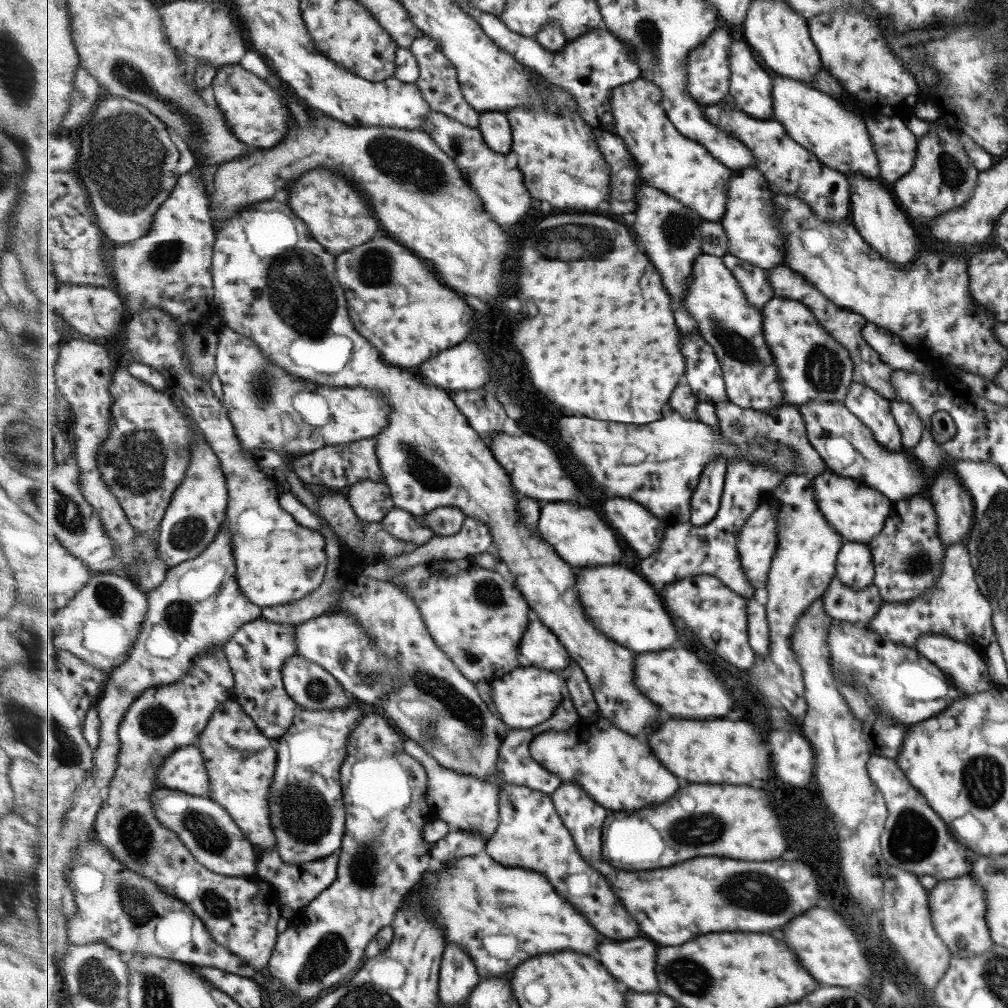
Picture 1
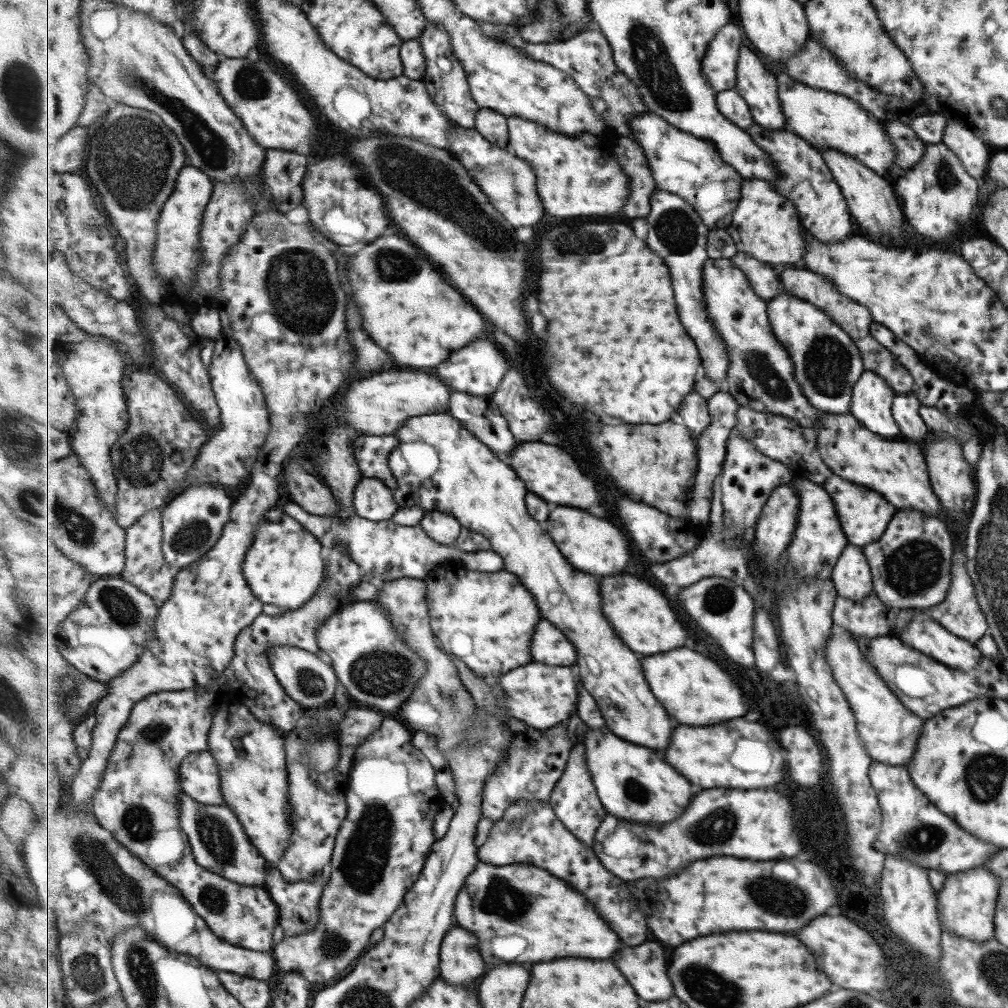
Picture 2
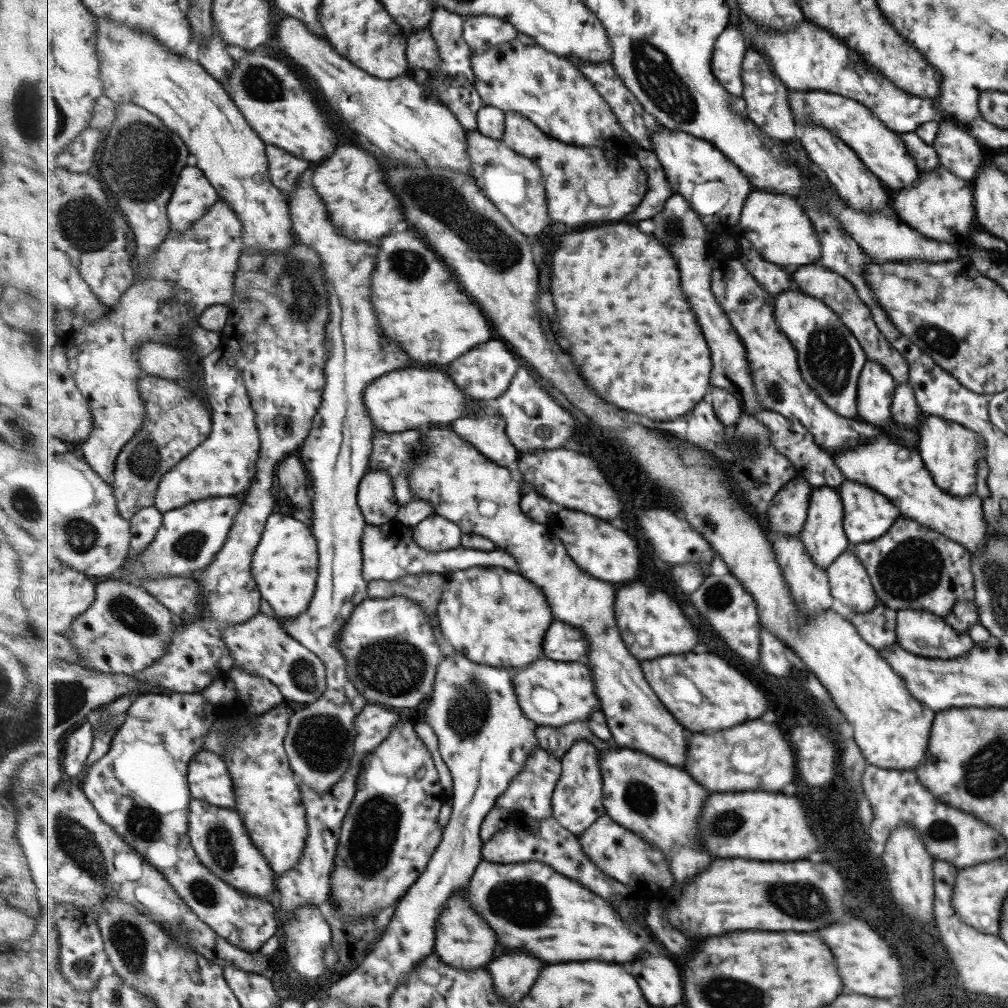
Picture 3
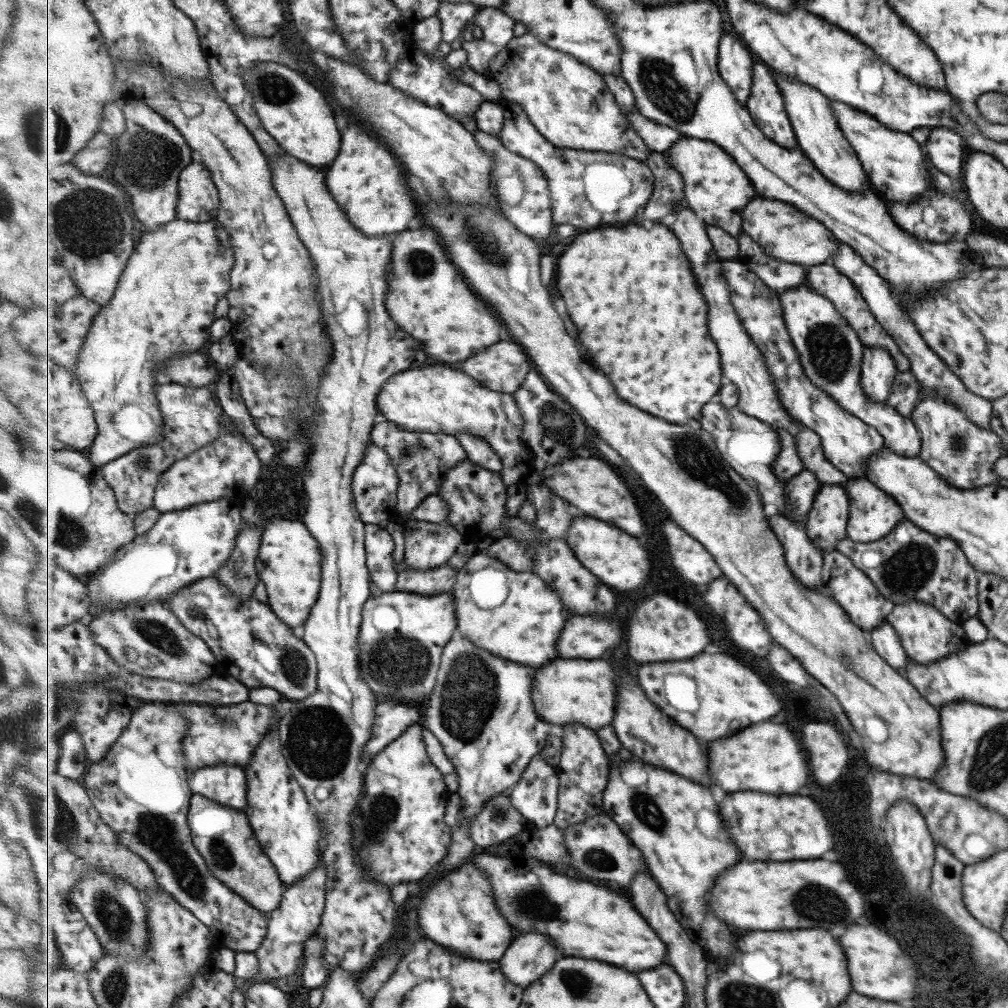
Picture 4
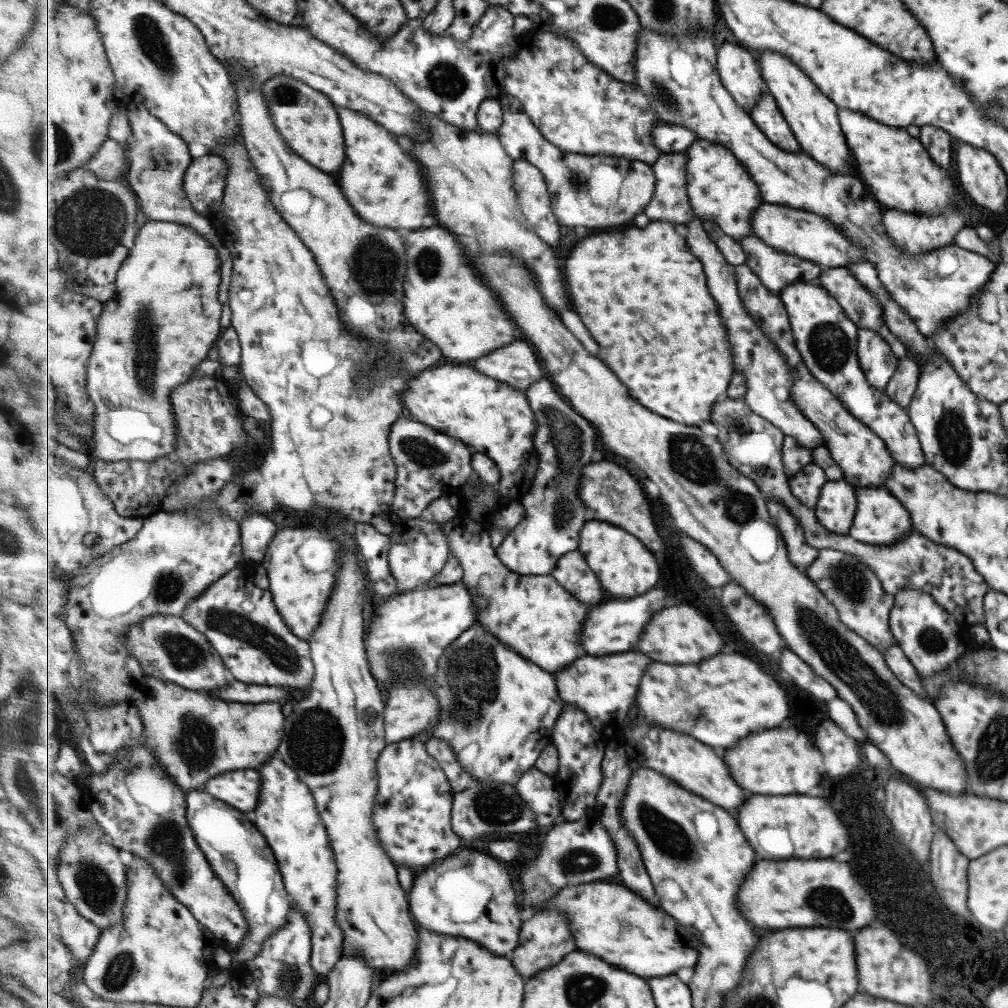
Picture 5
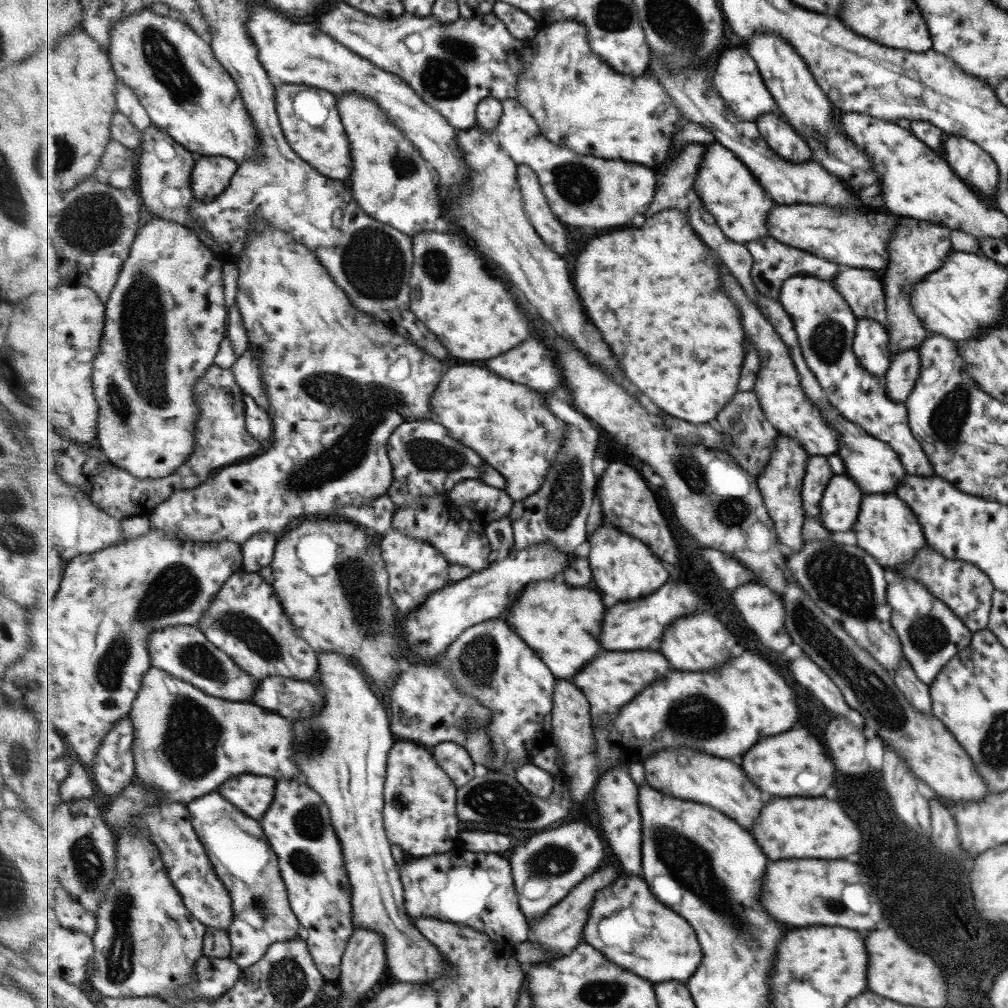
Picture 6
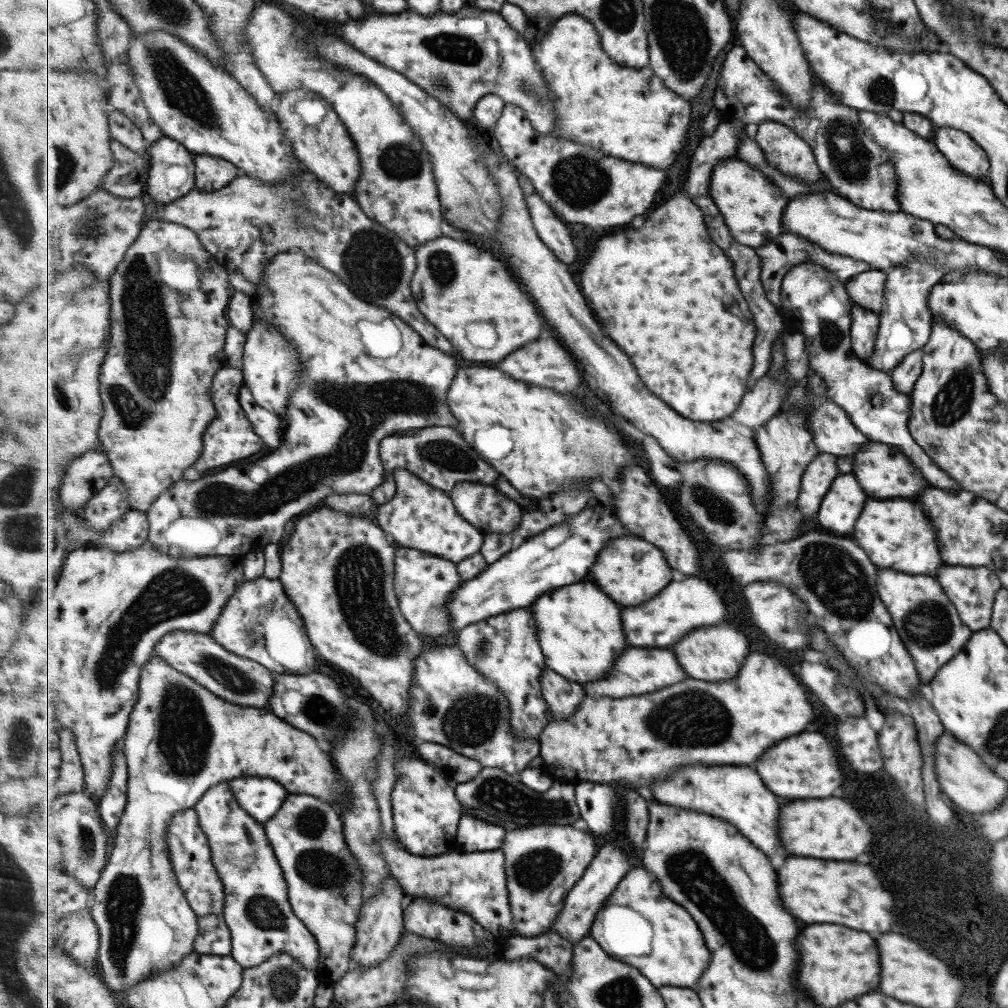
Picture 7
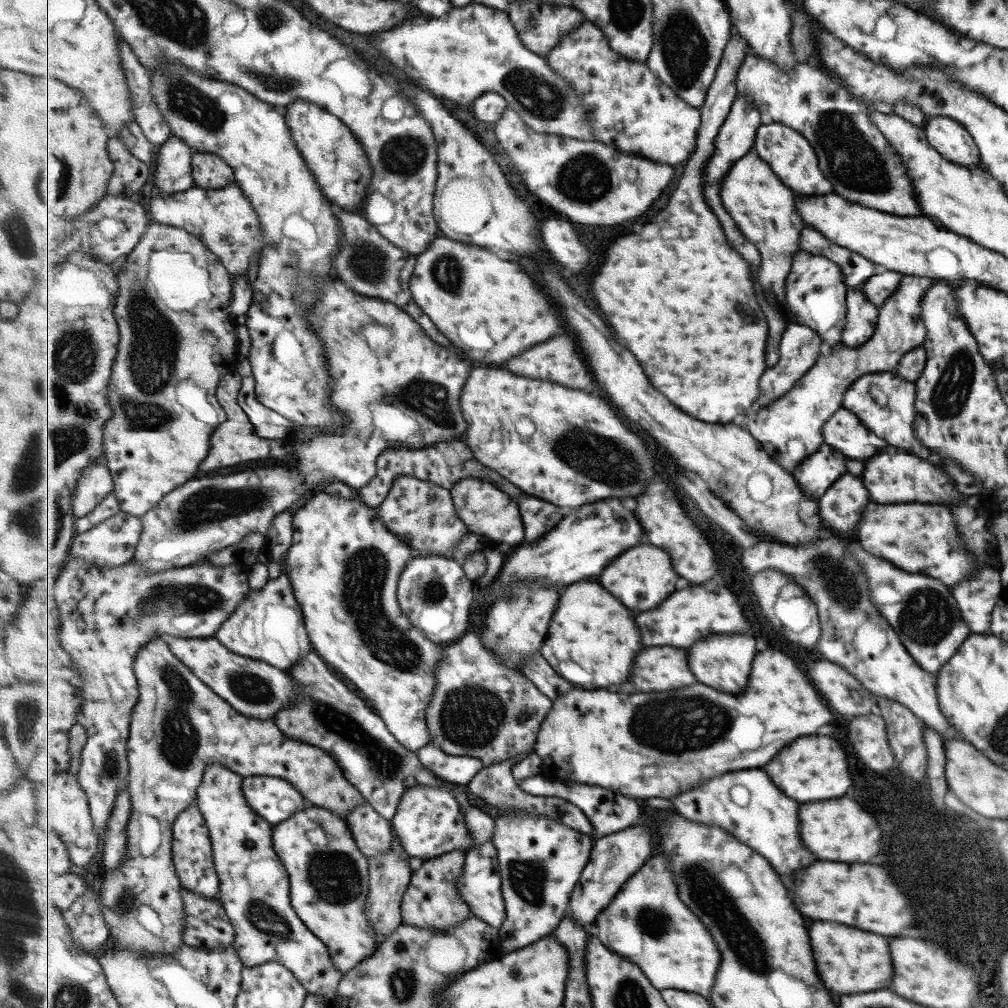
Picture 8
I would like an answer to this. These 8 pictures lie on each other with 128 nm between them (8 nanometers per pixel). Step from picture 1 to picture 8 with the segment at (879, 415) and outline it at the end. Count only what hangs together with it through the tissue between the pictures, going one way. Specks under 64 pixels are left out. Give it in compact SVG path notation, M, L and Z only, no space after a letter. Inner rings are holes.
M859 286L850 288L844 332L841 332L841 344L846 347L865 344L873 334L877 316L878 308L865 297L865 293L859 289Z

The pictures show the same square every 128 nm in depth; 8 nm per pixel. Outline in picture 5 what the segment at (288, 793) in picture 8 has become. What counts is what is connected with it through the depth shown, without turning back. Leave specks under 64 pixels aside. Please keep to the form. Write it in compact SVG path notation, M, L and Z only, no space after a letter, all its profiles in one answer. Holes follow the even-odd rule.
M247 769L219 774L211 778L202 790L252 816L259 803L261 786L261 773Z

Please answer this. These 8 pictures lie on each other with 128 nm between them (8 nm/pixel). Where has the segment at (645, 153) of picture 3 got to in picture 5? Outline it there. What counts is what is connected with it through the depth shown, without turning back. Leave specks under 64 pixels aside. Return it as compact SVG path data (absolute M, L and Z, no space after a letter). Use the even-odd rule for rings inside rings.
M687 152L663 153L652 165L656 174L656 192L644 214L653 220L671 220L687 224L697 220L688 195Z

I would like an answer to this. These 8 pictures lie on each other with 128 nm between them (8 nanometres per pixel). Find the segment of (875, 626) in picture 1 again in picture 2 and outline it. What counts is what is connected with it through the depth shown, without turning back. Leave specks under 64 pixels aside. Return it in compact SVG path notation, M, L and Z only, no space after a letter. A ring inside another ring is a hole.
M953 543L953 556L951 556L951 584L947 588L945 598L933 606L933 608L927 608L927 610L913 610L913 609L900 609L898 614L895 615L895 626L894 632L891 634L893 637L898 637L899 631L905 627L905 623L913 617L913 612L915 613L925 613L927 617L933 619L937 624L945 627L957 638L961 638L969 643L975 644L975 642L987 634L987 622L977 604L977 600L974 594L973 584L971 584L971 579L967 570L965 570L965 561L967 558L964 554L963 545L958 543Z

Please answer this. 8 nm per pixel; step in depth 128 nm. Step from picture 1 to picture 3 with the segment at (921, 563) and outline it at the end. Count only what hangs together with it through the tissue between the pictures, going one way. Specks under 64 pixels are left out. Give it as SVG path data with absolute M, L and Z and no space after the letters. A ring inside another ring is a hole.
M897 518L895 524L873 542L848 543L847 550L860 559L878 600L893 610L926 610L937 616L949 614L955 602L971 599L973 575L969 571L970 552L910 518Z

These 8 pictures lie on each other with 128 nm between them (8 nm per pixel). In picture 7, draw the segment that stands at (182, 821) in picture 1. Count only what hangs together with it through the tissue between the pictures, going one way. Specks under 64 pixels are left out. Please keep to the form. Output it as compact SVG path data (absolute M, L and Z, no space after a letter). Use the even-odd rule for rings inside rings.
M229 781L213 785L204 794L204 797L194 806L200 818L201 828L208 836L212 848L212 858L222 882L225 885L224 918L232 932L232 954L245 969L267 962L275 954L291 954L301 962L307 971L321 975L319 941L309 930L309 927L294 914L291 898L289 898L288 882L285 879L283 868L277 859L276 851L269 841L265 824L253 818L249 811L241 807L237 801Z

